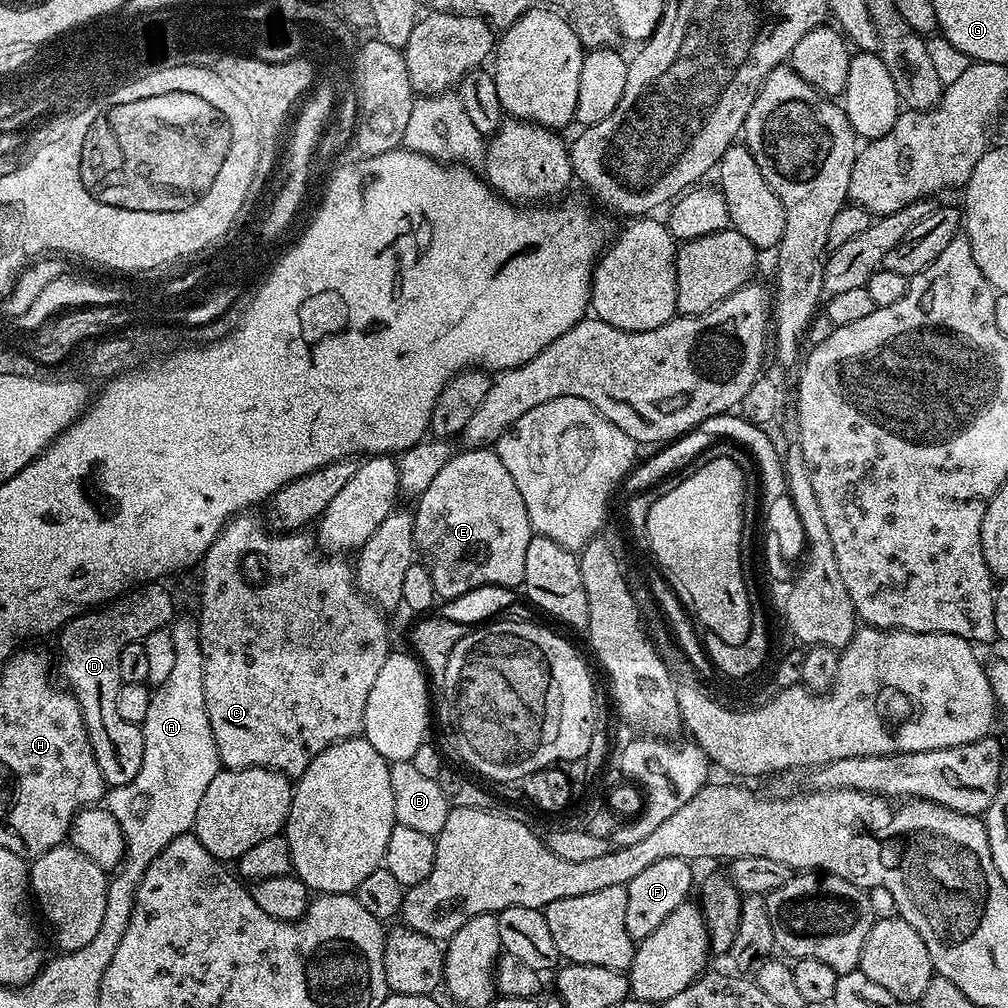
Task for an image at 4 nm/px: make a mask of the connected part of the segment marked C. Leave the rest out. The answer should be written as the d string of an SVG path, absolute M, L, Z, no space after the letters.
M252 514L233 516L227 526L220 531L220 536L214 538L210 550L206 550L202 561L204 577L200 580L198 623L200 645L204 655L206 714L210 718L214 746L218 746L220 763L224 768L273 768L275 772L282 772L289 778L298 778L306 770L306 766L310 766L313 758L322 754L322 750L338 743L339 740L351 740L353 736L361 735L370 686L374 686L390 651L388 624L384 621L385 613L371 600L365 598L357 588L353 569L349 565L347 568L344 564L335 564L332 561L335 559L321 555L311 535L269 534L262 524L261 528Z

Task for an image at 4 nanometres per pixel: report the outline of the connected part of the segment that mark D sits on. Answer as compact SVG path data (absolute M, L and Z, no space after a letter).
M149 582L147 584L139 585L127 592L123 596L117 596L115 600L109 600L107 604L100 605L95 610L89 610L82 613L81 616L76 616L63 628L59 629L58 637L60 636L60 668L58 664L58 672L64 675L63 683L66 685L67 691L71 692L72 697L78 702L78 706L82 710L82 718L86 722L86 730L90 738L90 746L94 750L94 758L98 762L98 770L102 770L102 778L105 785L117 788L118 786L126 786L138 773L142 770L142 750L144 749L144 729L139 724L131 724L125 722L122 717L118 715L118 690L121 682L118 678L118 658L122 655L122 646L130 646L131 644L139 644L143 642L154 630L159 628L168 628L170 621L173 619L174 611L172 612L172 596L163 588L163 583Z

